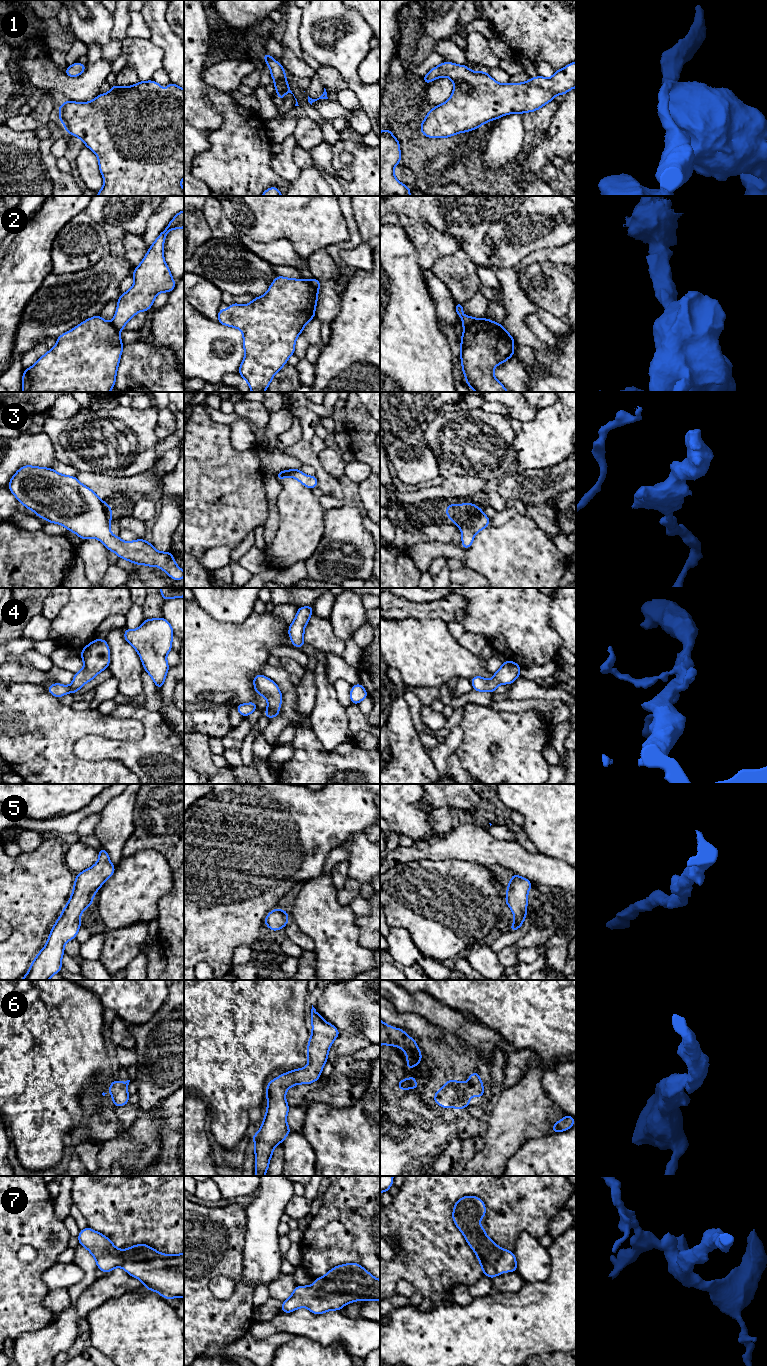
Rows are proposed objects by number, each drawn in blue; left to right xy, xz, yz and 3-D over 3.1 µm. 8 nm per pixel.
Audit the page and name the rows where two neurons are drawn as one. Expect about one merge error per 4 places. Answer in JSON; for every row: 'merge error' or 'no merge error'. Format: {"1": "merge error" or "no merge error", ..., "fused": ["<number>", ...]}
{"1": "no merge error", "2": "merge error", "3": "no merge error", "4": "no merge error", "5": "no merge error", "6": "no merge error", "7": "no merge error", "fused": ["2"]}

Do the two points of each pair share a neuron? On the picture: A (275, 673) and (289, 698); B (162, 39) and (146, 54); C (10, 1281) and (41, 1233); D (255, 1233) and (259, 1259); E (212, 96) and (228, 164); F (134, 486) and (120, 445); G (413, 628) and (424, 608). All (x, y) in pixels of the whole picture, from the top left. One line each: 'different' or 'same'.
A: same
B: different
C: same
D: same
E: same
F: different
G: different

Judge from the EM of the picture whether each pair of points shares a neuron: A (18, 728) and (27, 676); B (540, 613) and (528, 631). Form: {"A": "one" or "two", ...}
{"A": "two", "B": "one"}

